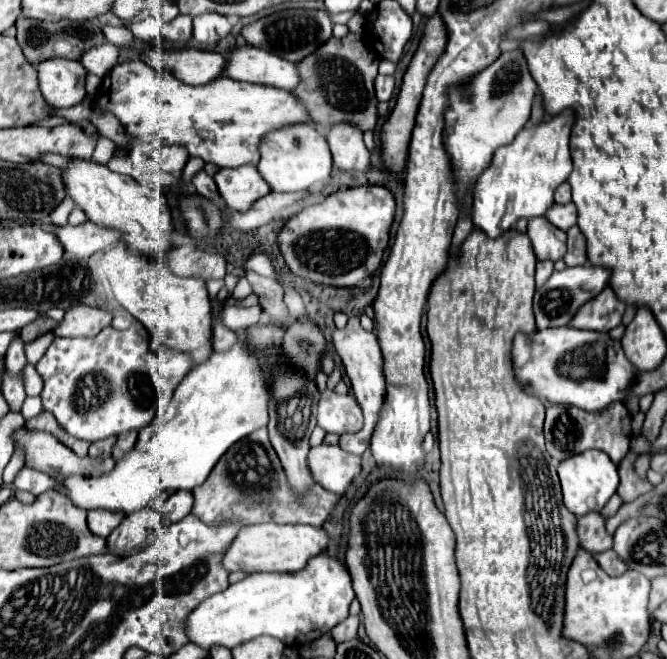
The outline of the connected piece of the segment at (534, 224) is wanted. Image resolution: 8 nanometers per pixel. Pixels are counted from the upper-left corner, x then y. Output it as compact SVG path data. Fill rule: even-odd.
M544 215L528 221L528 237L532 241L536 257L558 261L566 253L566 233L556 229Z

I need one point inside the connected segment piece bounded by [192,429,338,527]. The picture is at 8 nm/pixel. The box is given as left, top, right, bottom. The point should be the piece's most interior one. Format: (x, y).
(248, 486)

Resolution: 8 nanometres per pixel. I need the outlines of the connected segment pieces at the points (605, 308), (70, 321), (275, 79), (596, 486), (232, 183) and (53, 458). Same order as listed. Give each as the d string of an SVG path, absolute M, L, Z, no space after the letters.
M604 287L592 301L586 301L576 315L572 317L572 327L576 329L590 329L590 331L604 331L608 333L616 325L620 325L626 305L616 297L610 287Z
M72 305L64 319L54 329L54 335L58 337L92 337L98 335L104 327L108 327L112 321L112 313L88 305Z
M236 45L228 57L224 75L236 81L248 81L248 83L260 83L260 85L272 85L286 91L292 91L296 87L298 73L296 63L284 61L266 49L256 49L256 45Z
M584 451L584 453L578 453L576 457L562 461L558 465L558 475L560 475L560 483L562 483L564 505L576 517L582 517L590 511L600 511L608 503L608 499L616 493L616 487L618 487L616 465L602 451Z
M242 165L240 169L220 169L214 175L214 181L228 213L246 213L260 197L270 193L268 183L252 165Z
M26 427L16 431L16 445L26 451L26 465L36 467L56 479L72 473L100 475L114 469L112 457L78 457L72 449L62 445L56 437L44 431L30 431Z

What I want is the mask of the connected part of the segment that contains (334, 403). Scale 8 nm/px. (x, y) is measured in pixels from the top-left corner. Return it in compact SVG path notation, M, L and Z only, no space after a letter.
M326 389L318 401L318 425L326 433L352 433L360 431L364 417L360 417L360 405L354 395L340 395L332 389Z

